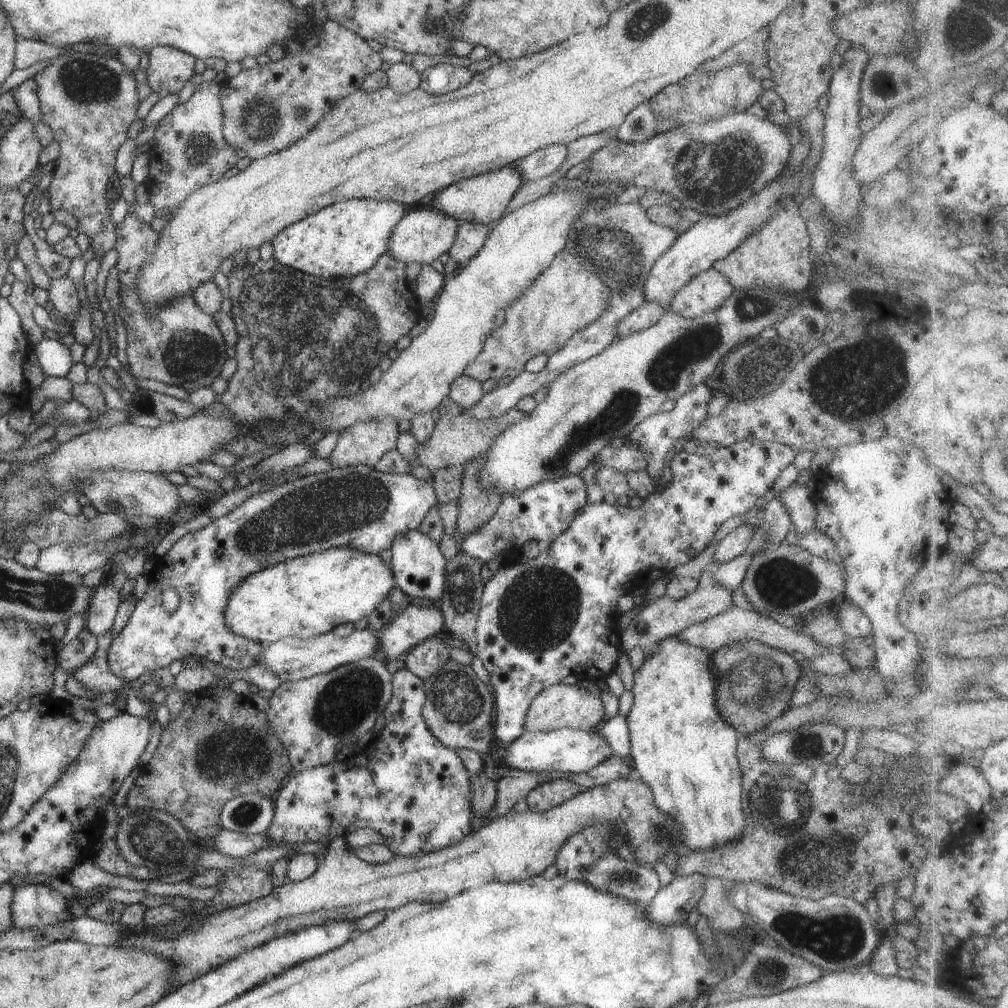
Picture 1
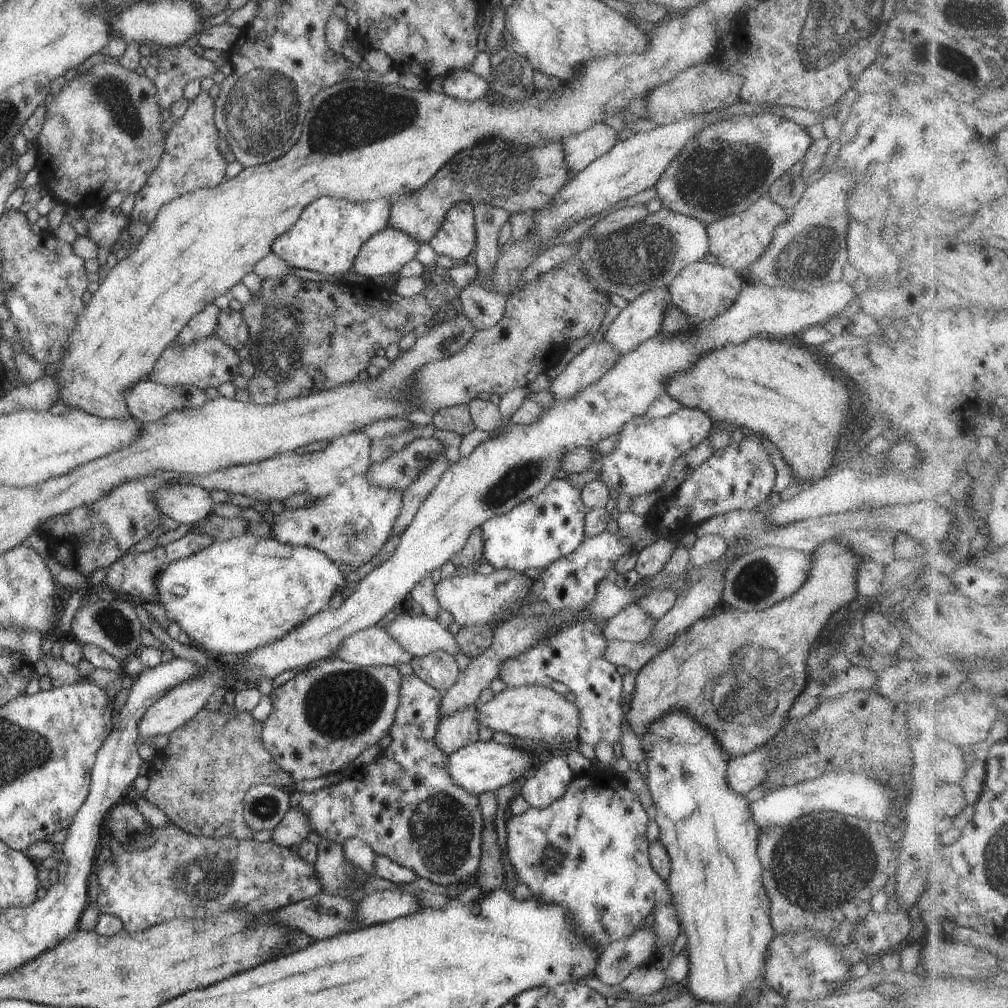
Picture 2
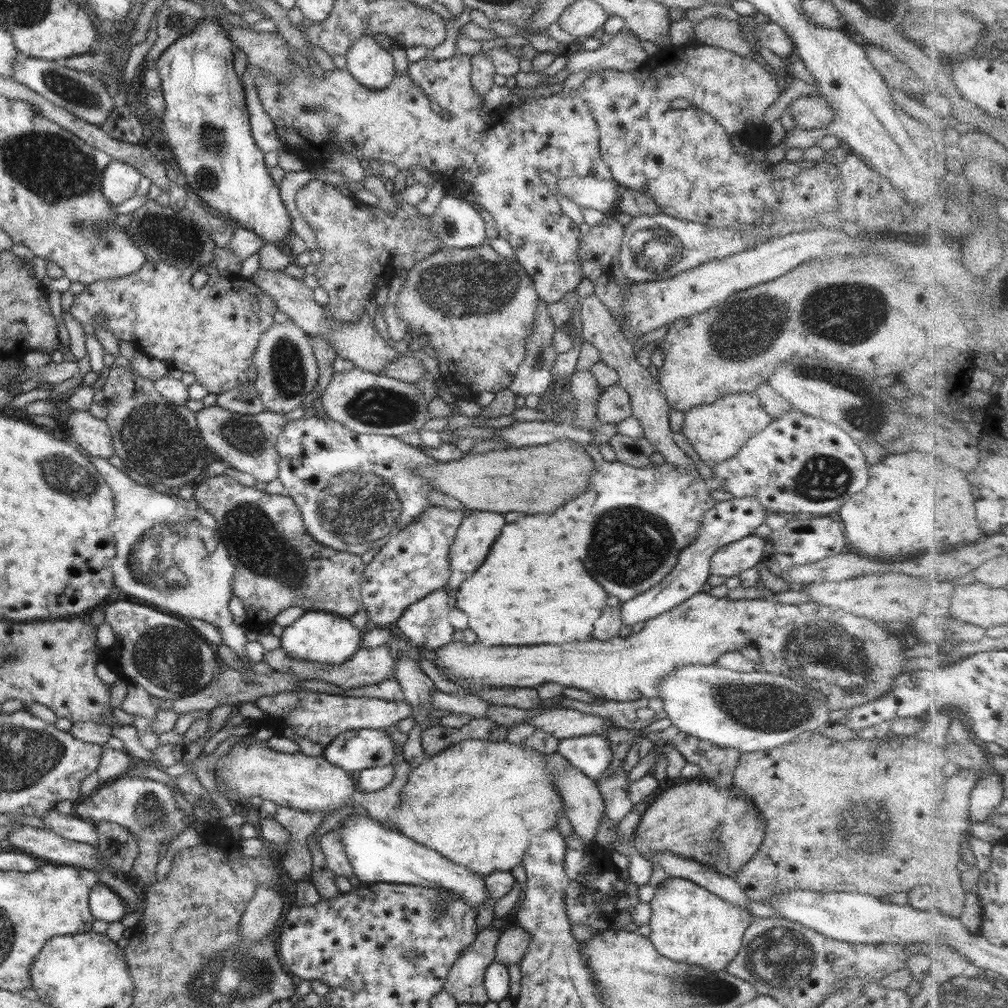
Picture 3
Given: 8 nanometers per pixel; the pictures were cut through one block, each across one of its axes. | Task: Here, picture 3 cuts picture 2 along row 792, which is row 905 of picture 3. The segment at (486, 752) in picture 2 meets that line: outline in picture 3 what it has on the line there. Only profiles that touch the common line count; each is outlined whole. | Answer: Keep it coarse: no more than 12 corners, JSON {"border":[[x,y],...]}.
{"border":[[367,814],[337,831],[359,882],[452,891],[476,911],[482,875]]}

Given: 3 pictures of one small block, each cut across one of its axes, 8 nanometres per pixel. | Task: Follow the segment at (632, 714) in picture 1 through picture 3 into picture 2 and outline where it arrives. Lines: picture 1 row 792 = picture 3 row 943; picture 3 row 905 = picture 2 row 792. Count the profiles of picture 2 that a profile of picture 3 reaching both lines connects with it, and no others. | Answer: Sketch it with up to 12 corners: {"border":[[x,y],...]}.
{"border":[[680,708],[641,747],[684,989],[764,1003],[775,932],[730,754]]}

